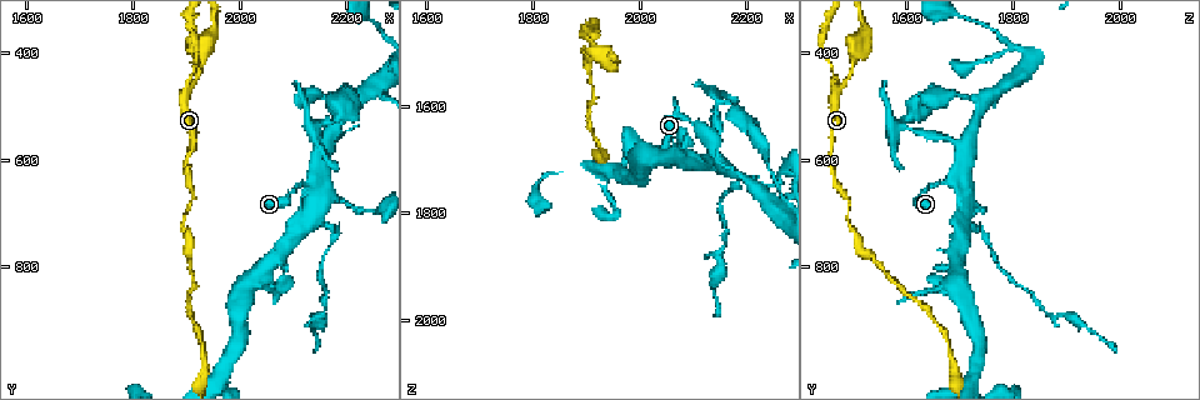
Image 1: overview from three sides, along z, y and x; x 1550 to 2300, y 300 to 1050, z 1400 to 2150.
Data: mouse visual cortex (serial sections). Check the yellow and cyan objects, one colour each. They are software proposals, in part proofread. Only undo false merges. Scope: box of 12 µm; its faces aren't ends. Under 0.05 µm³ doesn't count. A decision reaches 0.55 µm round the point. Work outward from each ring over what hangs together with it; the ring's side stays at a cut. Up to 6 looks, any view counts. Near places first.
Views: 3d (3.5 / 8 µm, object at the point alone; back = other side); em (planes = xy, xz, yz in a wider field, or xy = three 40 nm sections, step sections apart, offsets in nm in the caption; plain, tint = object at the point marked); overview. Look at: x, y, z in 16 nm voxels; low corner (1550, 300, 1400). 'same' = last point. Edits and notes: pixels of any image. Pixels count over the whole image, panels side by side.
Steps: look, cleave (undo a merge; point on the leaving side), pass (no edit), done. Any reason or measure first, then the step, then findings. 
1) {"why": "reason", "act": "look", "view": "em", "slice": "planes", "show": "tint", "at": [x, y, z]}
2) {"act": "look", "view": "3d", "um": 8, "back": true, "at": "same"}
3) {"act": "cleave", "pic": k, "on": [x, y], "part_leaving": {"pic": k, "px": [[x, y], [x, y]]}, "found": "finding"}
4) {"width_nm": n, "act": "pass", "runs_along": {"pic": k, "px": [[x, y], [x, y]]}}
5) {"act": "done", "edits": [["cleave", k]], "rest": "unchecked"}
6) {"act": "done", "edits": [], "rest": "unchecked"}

{"why": "three arms meet", "act": "look", "view": "3d", "um": 3.5, "at": [1900, 455, 1460]}

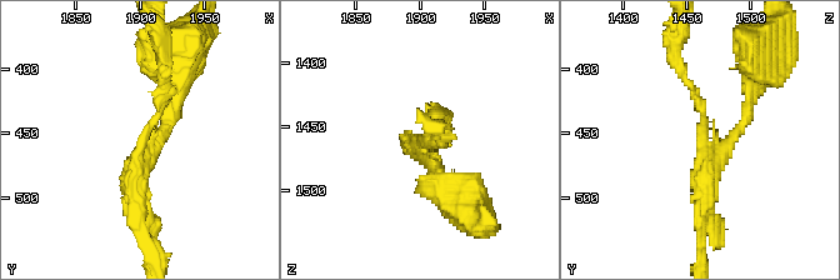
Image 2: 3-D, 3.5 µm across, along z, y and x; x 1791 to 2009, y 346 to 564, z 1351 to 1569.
{"arms": 3, "arm_widths_nm": [100, 150, 250], "why": "now the EM", "act": "look", "view": "em", "slice": "xy", "step": 5, "show": "tint", "at": [1902, 458, 1462]}

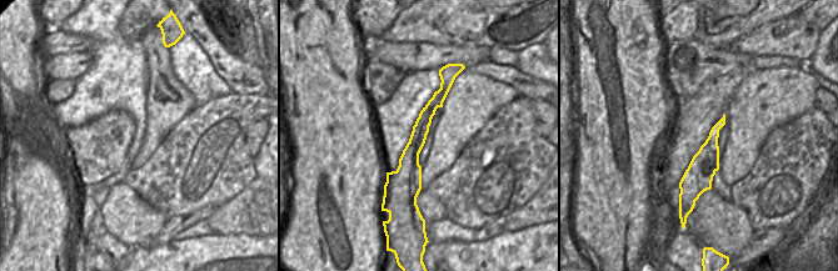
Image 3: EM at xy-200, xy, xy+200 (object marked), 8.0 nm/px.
{"act": "cleave", "pic": 2, "on": [749, 93], "part_leaving": {"pic": 2, "px": [[736, 131], [771, 35]]}, "found": "two cells meet here"}

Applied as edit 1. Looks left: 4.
{"why": "see it whole again", "act": "look", "view": "overview"}

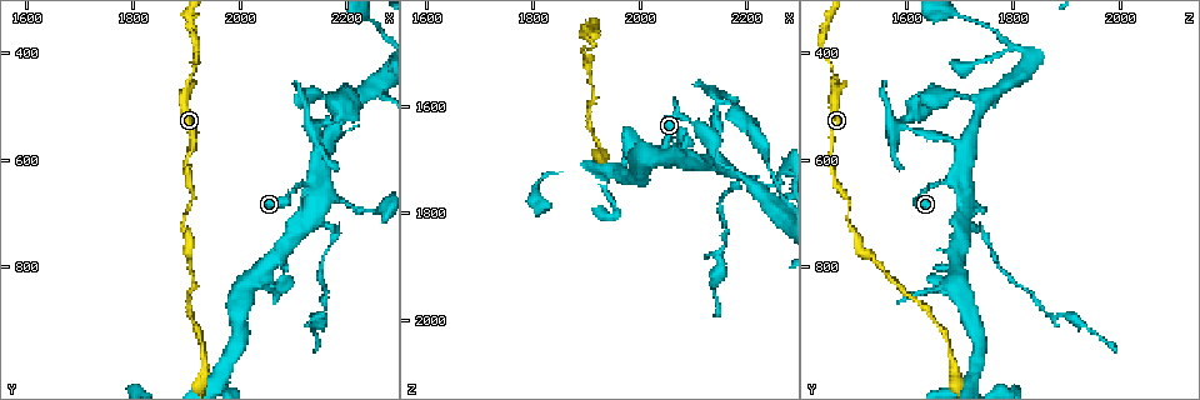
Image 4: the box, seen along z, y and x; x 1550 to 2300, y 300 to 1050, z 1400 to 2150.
{"why": "small branch off a trunk", "act": "look", "view": "3d", "um": 3.5, "at": [2140, 645, 1685]}

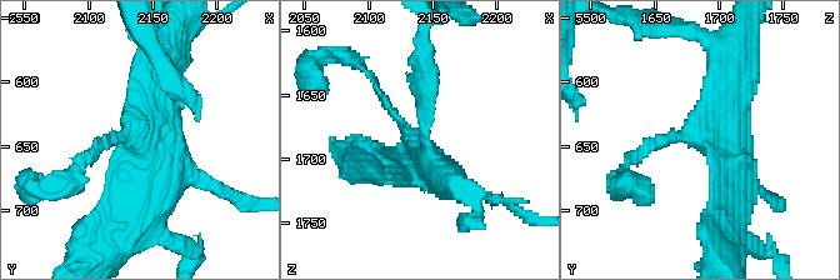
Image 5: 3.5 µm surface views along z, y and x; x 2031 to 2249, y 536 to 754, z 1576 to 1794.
{"why": "shape alone is not enough", "act": "look", "view": "em", "slice": "xy", "step": 1, "show": "tint", "at": [2136, 644, 1688]}

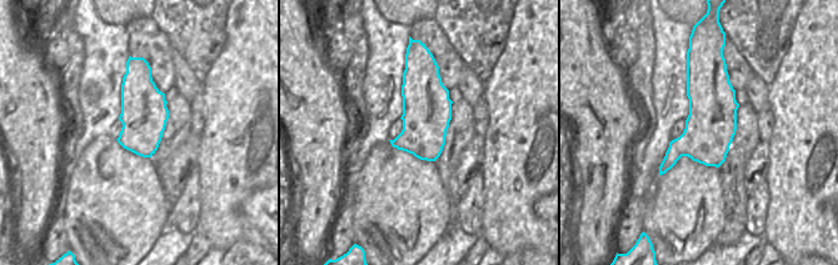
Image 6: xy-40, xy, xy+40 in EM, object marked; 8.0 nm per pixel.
{"width_nm": 400, "act": "pass", "runs_along": {"pic": 5, "px": [[373, 80], [426, 160], [415, 166]]}, "found": "continuous, no second cell"}

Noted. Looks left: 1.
{"act": "done", "edits": [["cleave", 2]], "rest": "unchecked"}

